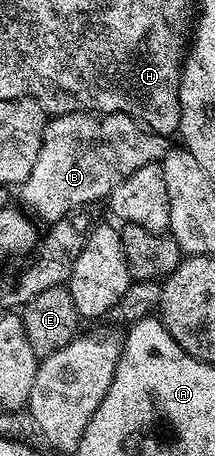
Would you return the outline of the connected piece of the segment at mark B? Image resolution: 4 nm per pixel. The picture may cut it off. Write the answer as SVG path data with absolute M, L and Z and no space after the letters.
M80 111L55 115L43 131L37 163L33 163L33 169L17 192L24 201L22 204L40 222L52 223L71 209L90 206L90 201L99 201L102 197L104 200L113 186L133 171L158 162L168 148L164 138L126 113Z

